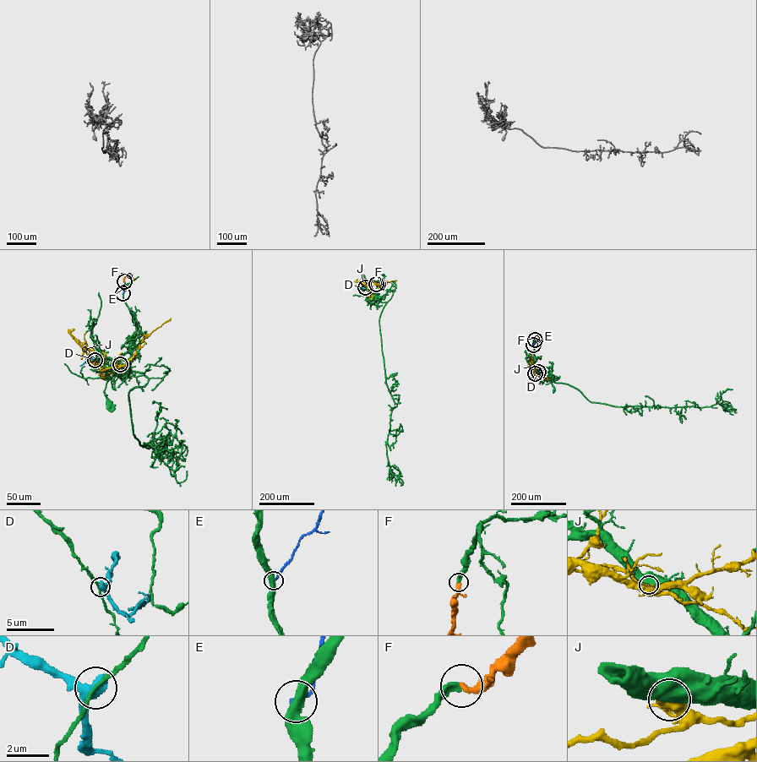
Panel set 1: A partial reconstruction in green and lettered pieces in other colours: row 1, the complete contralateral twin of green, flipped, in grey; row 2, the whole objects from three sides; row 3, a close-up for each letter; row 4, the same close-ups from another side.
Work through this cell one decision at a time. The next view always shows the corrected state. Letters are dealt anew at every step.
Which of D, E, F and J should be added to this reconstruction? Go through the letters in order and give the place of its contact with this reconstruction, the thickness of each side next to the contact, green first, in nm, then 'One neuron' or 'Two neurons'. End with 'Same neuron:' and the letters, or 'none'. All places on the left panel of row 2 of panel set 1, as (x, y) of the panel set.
D: Touches green at (95, 360). Thickness 170 nm (green) against 440 nm. Two neurons
E: Touches green at (122, 293). Thickness 460 nm (green) against 190 nm. Two neurons
F: Touches green at (124, 281). Thickness 360 nm (green) against 340 nm. One neuron
J: Touches green at (120, 364). Thickness 700 nm (green) against 800 nm. Two neurons
Same neuron: F

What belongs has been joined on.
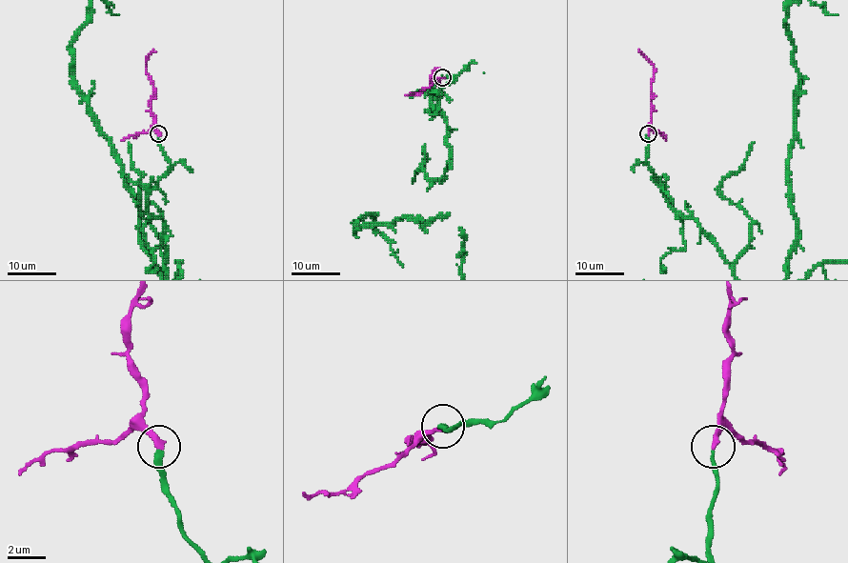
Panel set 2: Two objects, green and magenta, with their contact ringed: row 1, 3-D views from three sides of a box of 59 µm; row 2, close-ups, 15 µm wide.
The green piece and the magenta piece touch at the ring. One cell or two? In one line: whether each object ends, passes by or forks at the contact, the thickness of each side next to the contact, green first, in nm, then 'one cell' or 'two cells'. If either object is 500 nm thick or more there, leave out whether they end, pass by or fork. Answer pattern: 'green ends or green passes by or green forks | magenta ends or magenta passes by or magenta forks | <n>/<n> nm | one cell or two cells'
green ends | magenta ends | 240/320 nm | one cell

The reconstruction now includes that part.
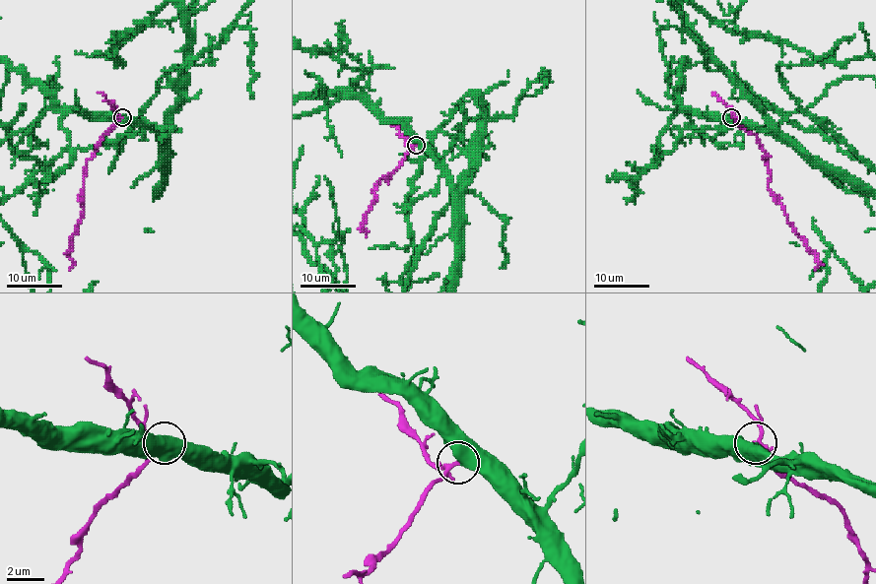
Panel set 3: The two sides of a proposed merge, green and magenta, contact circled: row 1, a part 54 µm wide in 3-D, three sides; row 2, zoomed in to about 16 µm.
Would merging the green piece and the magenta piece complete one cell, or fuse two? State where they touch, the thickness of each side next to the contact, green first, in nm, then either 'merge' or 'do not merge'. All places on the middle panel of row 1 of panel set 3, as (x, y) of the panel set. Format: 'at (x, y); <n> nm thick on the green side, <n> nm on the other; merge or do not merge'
at (416, 145); 600 nm thick on the green side, 240 nm on the other; merge

